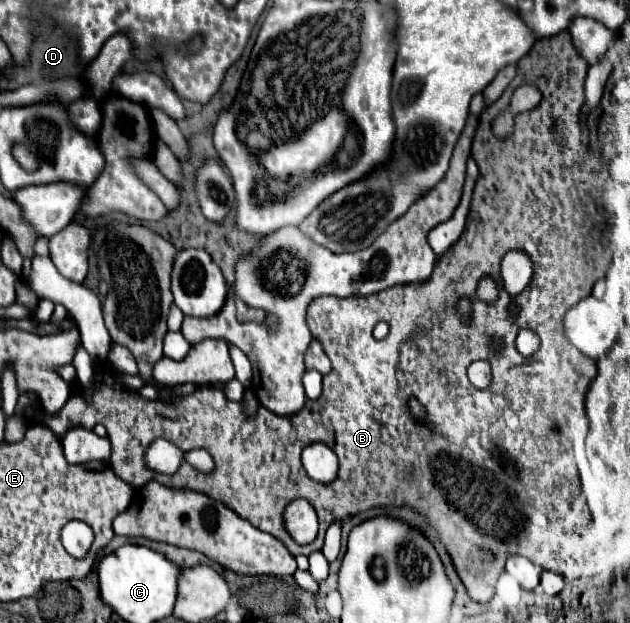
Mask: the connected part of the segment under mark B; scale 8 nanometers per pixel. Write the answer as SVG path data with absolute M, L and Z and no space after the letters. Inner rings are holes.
M567 30L549 38L539 38L533 50L517 62L517 76L505 94L495 104L487 106L479 118L479 128L473 140L473 158L479 166L479 180L475 184L471 210L467 216L469 222L465 224L461 238L437 260L429 280L421 284L391 286L367 298L323 296L313 300L307 310L307 324L313 338L323 344L333 370L323 376L323 396L319 400L307 400L301 412L293 416L277 416L259 406L257 414L247 418L243 414L241 402L231 402L219 388L209 386L199 386L193 394L177 396L169 402L145 400L137 390L127 388L119 378L115 378L115 370L107 360L99 360L95 362L91 402L85 400L85 392L81 388L77 396L71 392L67 404L53 416L45 416L39 402L33 402L23 416L27 416L31 422L47 426L59 440L69 428L79 424L89 430L95 424L103 424L107 428L109 440L113 436L113 472L117 478L129 482L131 488L139 490L145 486L145 482L157 480L167 488L201 492L235 510L255 528L269 532L283 544L291 540L283 528L283 508L295 498L309 500L319 516L319 536L313 544L305 546L295 542L285 544L293 556L309 556L311 552L321 550L323 536L335 520L343 520L345 516L355 516L371 508L407 506L419 510L429 520L441 544L447 548L455 570L473 602L487 604L493 598L497 578L505 568L505 560L515 554L525 556L535 566L557 572L569 580L593 576L597 572L597 544L601 538L593 530L593 518L581 494L581 480L571 452L573 446L569 424L577 420L583 420L583 424L587 422L583 402L591 380L597 376L597 364L569 344L563 326L565 312L577 304L577 300L583 300L591 294L593 284L605 276L607 264L611 260L605 252L601 234L603 228L599 224L599 220L605 220L601 200L605 178L605 132L595 130L589 136L589 124L591 130L603 128L607 124L607 106L599 104L585 120L581 120L587 68L587 60L573 48ZM521 84L533 84L539 88L543 100L535 110L523 112L515 118L515 132L511 138L497 140L491 132L491 122L509 106L513 92ZM515 246L521 246L521 250L525 250L533 262L533 278L529 286L515 298L509 298L509 294L499 288L499 298L493 304L479 302L475 292L479 280L483 276L491 276L495 282L499 282L501 258ZM461 298L469 298L472 302L470 324L463 323L457 316L455 306ZM509 306L517 306L517 314L511 314ZM381 320L389 324L389 334L383 340L375 340L371 332ZM521 328L529 328L541 338L539 352L529 358L523 358L515 348L515 338ZM495 344L499 344L499 350L491 350ZM475 360L491 362L493 382L485 390L477 390L467 378L467 366ZM409 396L415 396L427 408L433 426L417 424L407 408ZM157 438L173 442L183 452L205 448L213 456L217 468L207 476L193 470L187 462L181 462L173 476L151 472L143 468L143 454ZM315 442L327 444L339 458L339 478L329 486L313 482L301 464L301 450ZM435 446L437 454L423 454L423 450Z

